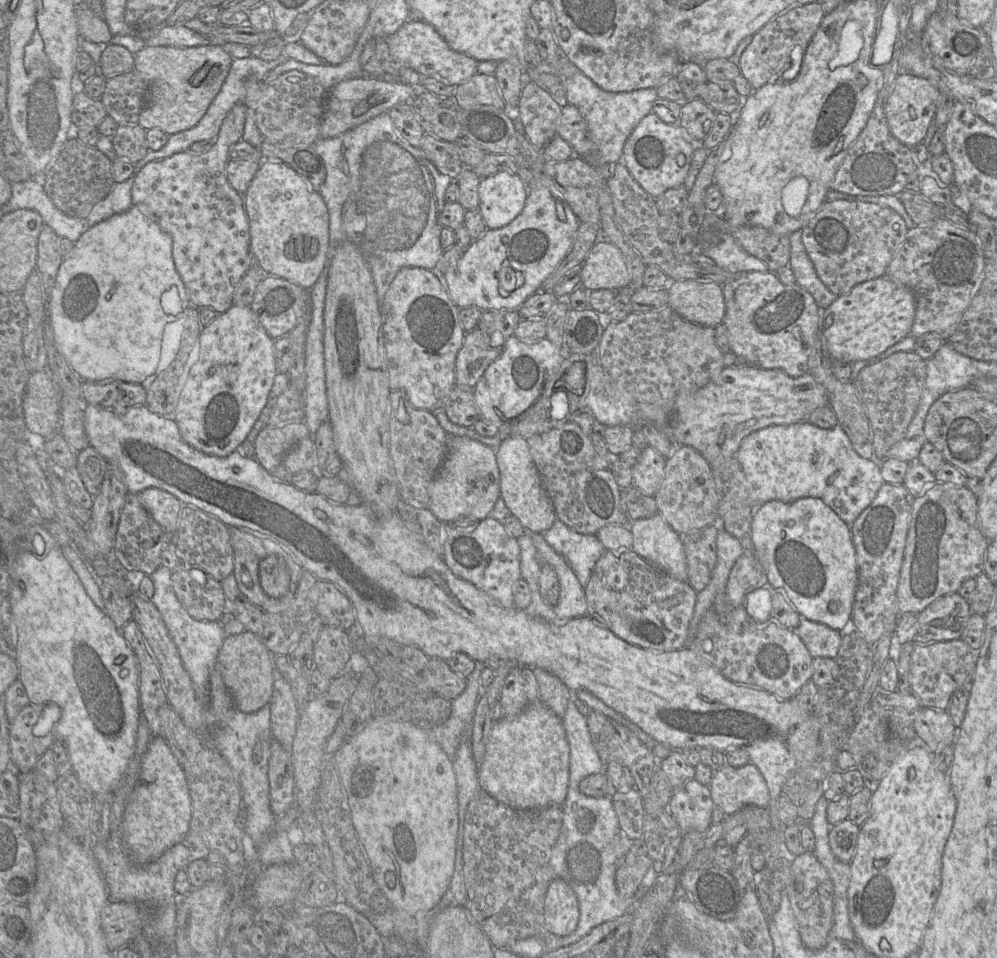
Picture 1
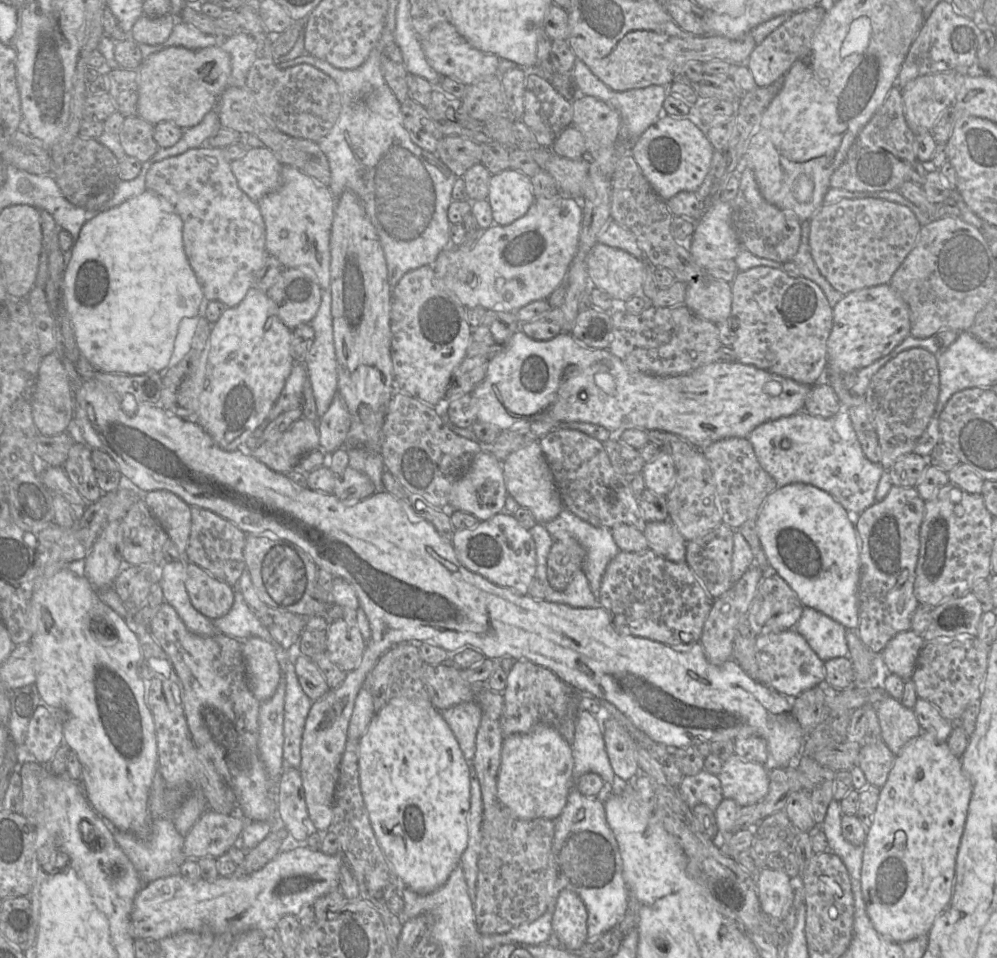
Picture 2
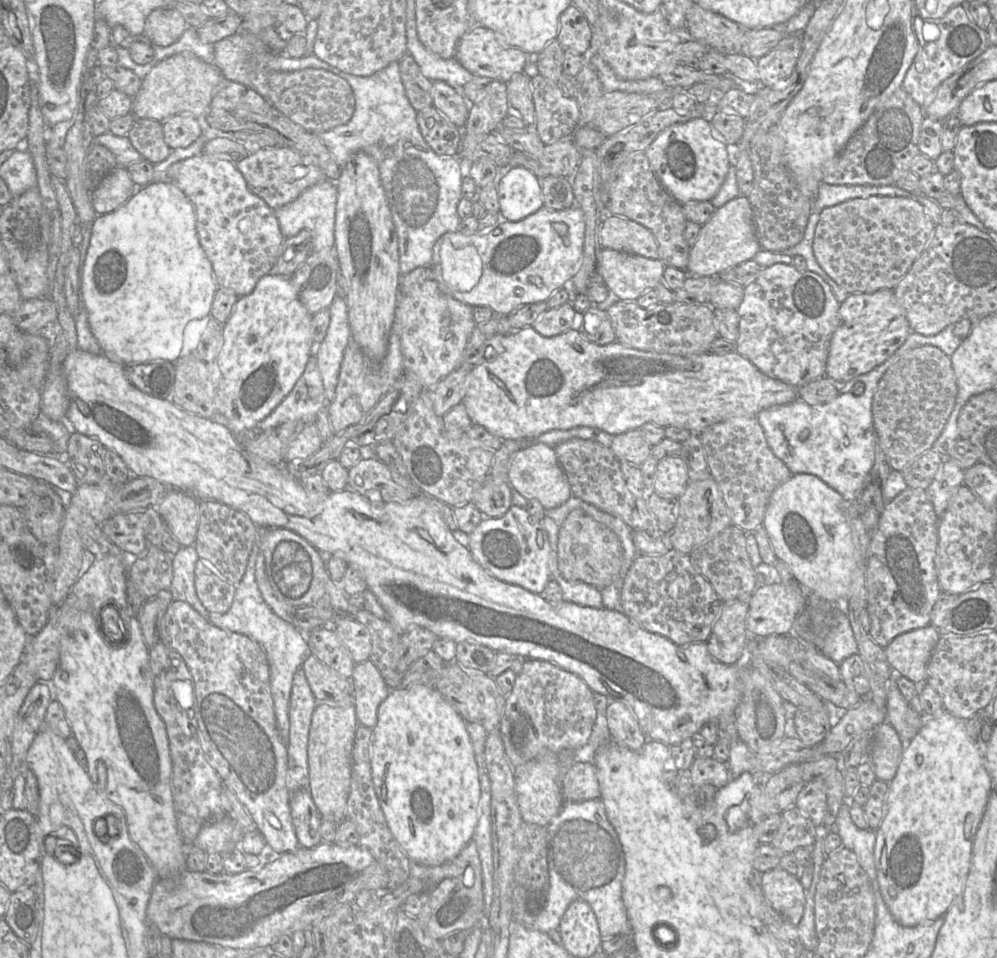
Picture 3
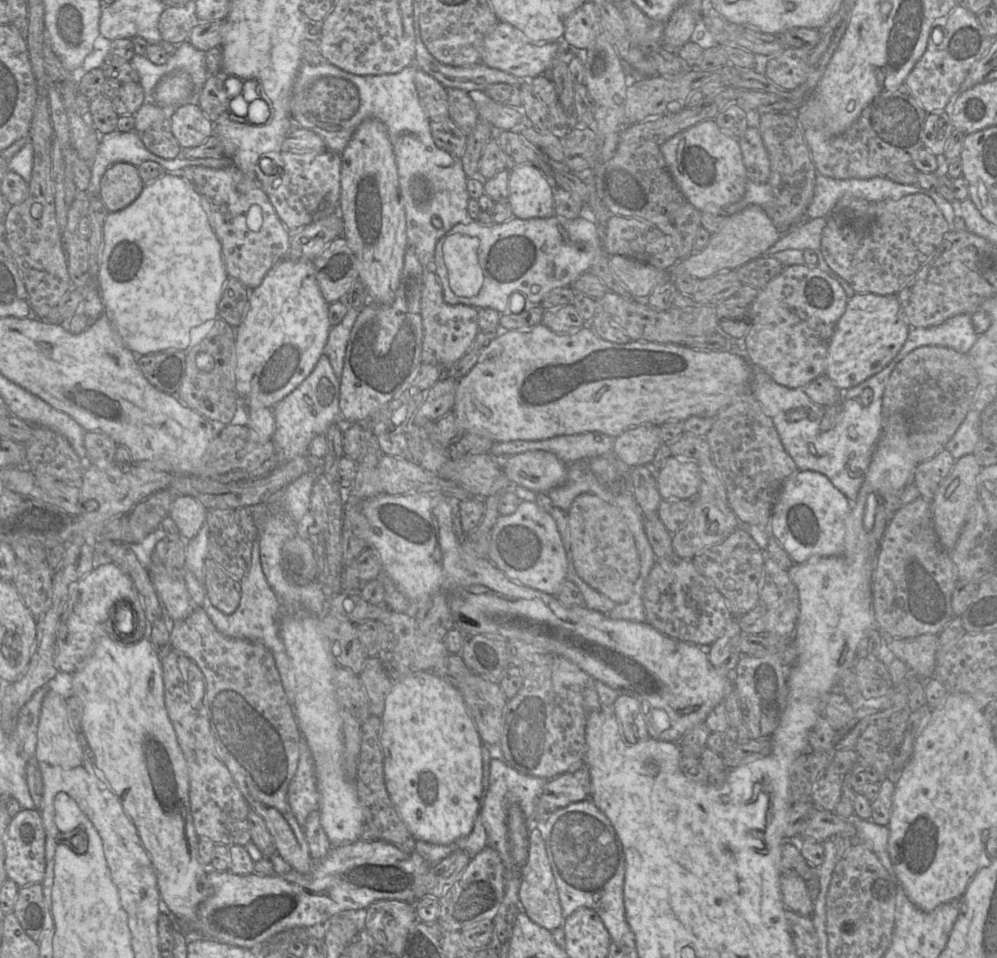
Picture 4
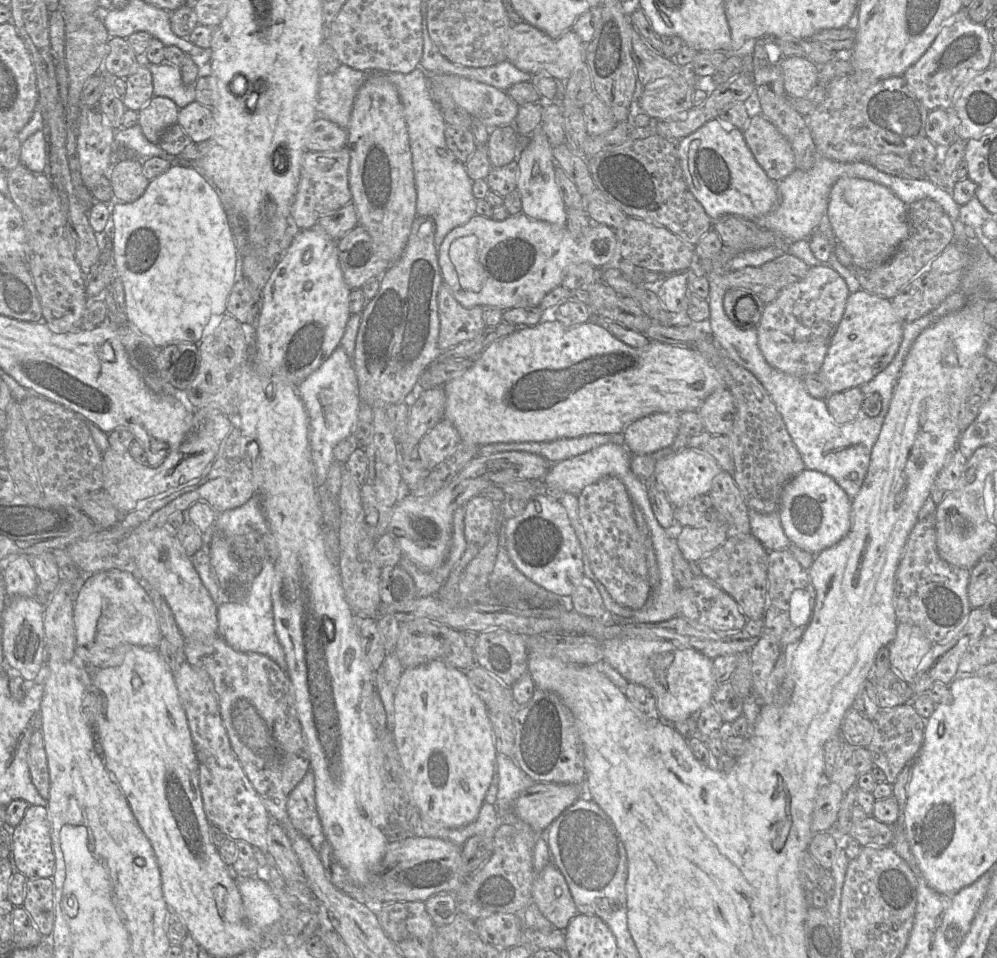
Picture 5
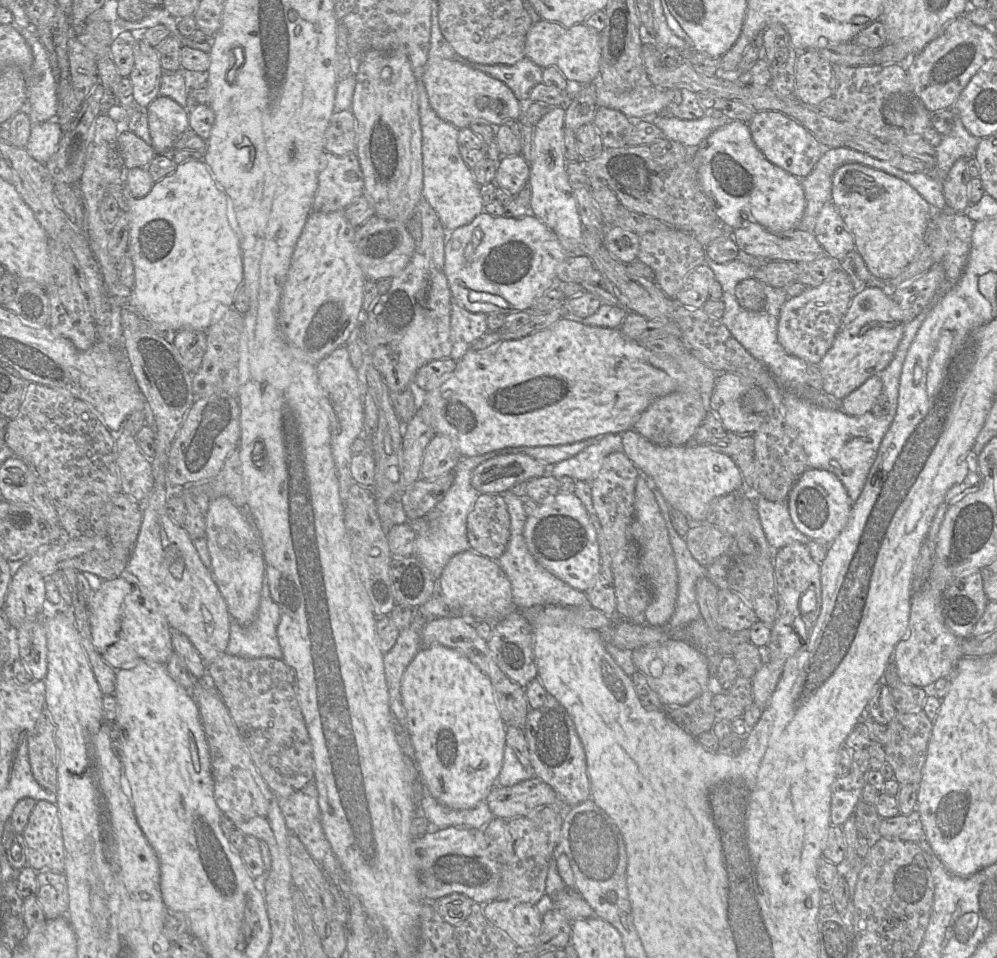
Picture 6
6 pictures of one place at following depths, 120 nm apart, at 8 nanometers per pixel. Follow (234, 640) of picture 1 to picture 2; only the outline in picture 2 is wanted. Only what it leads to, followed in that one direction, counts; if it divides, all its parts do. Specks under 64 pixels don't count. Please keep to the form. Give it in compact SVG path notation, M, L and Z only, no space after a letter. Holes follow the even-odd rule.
M251 637L242 641L247 682L254 697L261 703L275 693L281 678L280 662L273 644Z

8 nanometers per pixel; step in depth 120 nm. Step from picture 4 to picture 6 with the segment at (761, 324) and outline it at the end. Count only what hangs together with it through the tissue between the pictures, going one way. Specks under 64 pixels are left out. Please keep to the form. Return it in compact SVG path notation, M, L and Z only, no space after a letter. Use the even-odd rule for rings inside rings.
M841 268L832 272L819 286L807 287L800 295L789 297L778 318L778 342L788 354L809 365L818 365L831 348L854 295L854 283Z

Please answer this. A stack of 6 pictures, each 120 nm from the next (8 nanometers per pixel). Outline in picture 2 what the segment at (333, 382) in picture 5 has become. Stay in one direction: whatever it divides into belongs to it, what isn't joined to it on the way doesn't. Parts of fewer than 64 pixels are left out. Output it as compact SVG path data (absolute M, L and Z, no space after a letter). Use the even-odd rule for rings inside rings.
M294 364L279 398L268 414L270 421L284 412L301 408L303 385L307 378L305 364Z

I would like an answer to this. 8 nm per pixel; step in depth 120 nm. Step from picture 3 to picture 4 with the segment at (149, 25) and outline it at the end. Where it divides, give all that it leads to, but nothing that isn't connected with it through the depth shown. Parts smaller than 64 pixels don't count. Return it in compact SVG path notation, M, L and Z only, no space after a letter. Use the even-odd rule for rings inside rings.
M166 5L158 22L162 40L172 44L186 41L197 22L190 5Z

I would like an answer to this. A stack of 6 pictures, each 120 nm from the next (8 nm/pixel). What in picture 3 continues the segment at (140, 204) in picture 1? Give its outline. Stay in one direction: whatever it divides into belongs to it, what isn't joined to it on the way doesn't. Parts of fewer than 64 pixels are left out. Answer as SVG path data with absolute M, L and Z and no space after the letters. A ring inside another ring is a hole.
M202 152L198 155L188 157L184 160L181 160L172 164L166 171L166 177L168 182L177 186L186 195L186 197L190 200L190 202L194 207L194 211L196 215L196 230L197 230L199 242L212 265L212 269L216 278L218 287L231 290L239 298L250 294L255 288L259 279L266 274L269 274L272 266L275 263L277 256L280 253L281 246L285 240L285 237L280 230L279 223L275 216L274 210L271 207L269 207L268 204L261 197L253 193L248 188L248 185L242 173L237 169L235 163L230 159L223 159L219 156L213 156L211 154Z

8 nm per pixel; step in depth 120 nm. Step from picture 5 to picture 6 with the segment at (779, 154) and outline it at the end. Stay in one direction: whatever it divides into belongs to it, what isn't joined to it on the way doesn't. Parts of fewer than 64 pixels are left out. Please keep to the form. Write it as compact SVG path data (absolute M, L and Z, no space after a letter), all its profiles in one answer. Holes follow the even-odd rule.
M757 111L748 125L755 145L764 156L774 165L779 166L799 179L808 176L822 154L830 148L820 143L800 123L779 111Z

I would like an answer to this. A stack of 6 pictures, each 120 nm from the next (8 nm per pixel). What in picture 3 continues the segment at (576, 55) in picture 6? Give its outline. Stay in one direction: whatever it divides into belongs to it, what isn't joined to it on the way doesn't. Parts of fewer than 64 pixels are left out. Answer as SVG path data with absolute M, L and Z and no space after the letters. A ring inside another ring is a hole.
M485 27L474 28L460 39L454 59L475 76L507 82L514 74L523 72L531 55L510 45L505 38Z

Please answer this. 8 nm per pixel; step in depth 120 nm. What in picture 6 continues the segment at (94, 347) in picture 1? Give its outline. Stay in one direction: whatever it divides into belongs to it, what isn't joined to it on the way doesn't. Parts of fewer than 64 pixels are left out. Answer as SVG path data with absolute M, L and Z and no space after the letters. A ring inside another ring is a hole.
M190 160L177 164L171 174L155 182L145 197L129 197L128 204L130 234L127 254L135 271L129 307L166 336L183 329L207 331L216 308L219 305L232 307L244 280L241 231L239 236L230 226L226 193L203 160Z

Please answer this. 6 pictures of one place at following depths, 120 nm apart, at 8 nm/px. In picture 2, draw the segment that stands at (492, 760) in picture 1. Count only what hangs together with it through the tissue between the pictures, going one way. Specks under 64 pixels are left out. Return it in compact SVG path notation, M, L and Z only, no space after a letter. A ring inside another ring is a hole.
M539 725L528 733L506 736L497 778L498 799L520 819L556 820L573 787L573 768L572 745L561 736L558 727Z

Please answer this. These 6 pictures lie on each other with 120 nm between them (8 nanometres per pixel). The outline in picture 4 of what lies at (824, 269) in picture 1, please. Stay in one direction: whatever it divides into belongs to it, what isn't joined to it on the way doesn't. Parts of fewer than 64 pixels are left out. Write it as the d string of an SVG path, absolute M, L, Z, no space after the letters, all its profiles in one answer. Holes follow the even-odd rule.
M910 194L899 200L868 201L852 199L842 211L827 217L822 232L821 252L829 267L840 275L856 293L897 295L899 290L927 262L941 244L944 235L951 230L942 212L926 194Z

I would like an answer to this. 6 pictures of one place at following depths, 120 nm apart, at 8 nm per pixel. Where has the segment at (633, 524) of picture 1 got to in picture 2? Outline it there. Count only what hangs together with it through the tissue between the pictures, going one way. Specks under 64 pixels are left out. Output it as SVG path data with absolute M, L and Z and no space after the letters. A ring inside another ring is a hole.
M649 521L642 533L655 554L672 562L685 562L687 542L672 521Z

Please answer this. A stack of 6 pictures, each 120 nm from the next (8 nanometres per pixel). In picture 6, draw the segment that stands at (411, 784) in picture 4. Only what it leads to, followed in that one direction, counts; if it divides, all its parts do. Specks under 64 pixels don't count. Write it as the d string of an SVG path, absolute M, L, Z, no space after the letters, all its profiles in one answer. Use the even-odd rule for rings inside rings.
M434 645L421 648L407 667L401 695L419 773L431 795L445 806L459 810L473 808L485 801L490 790L497 786L506 747L506 725L499 713L490 678L462 652Z

